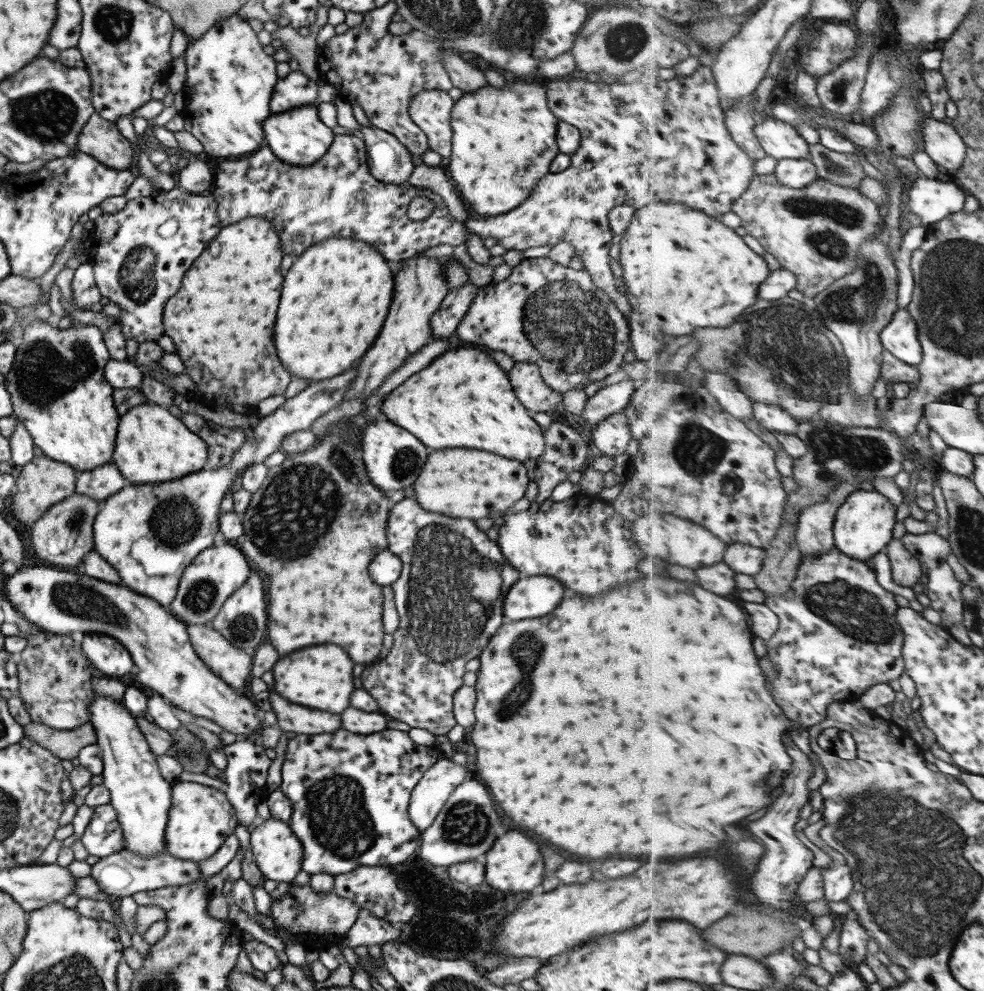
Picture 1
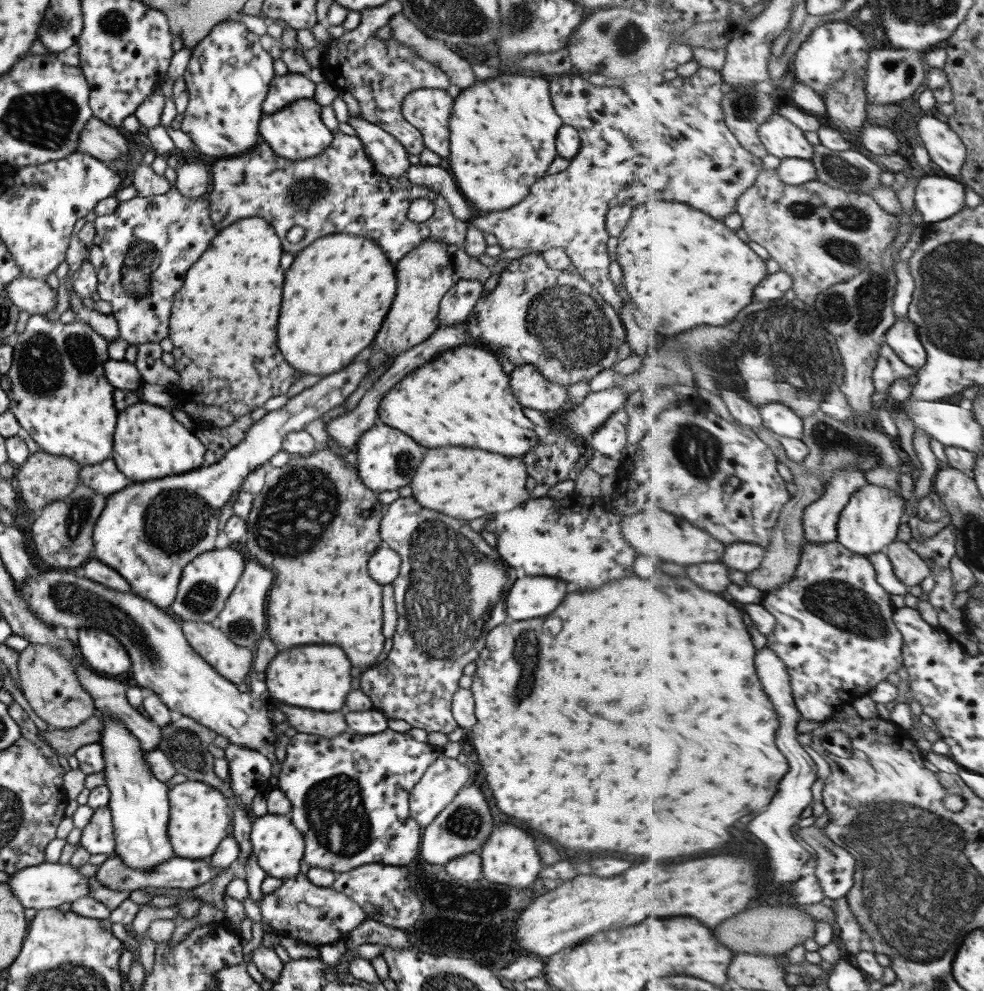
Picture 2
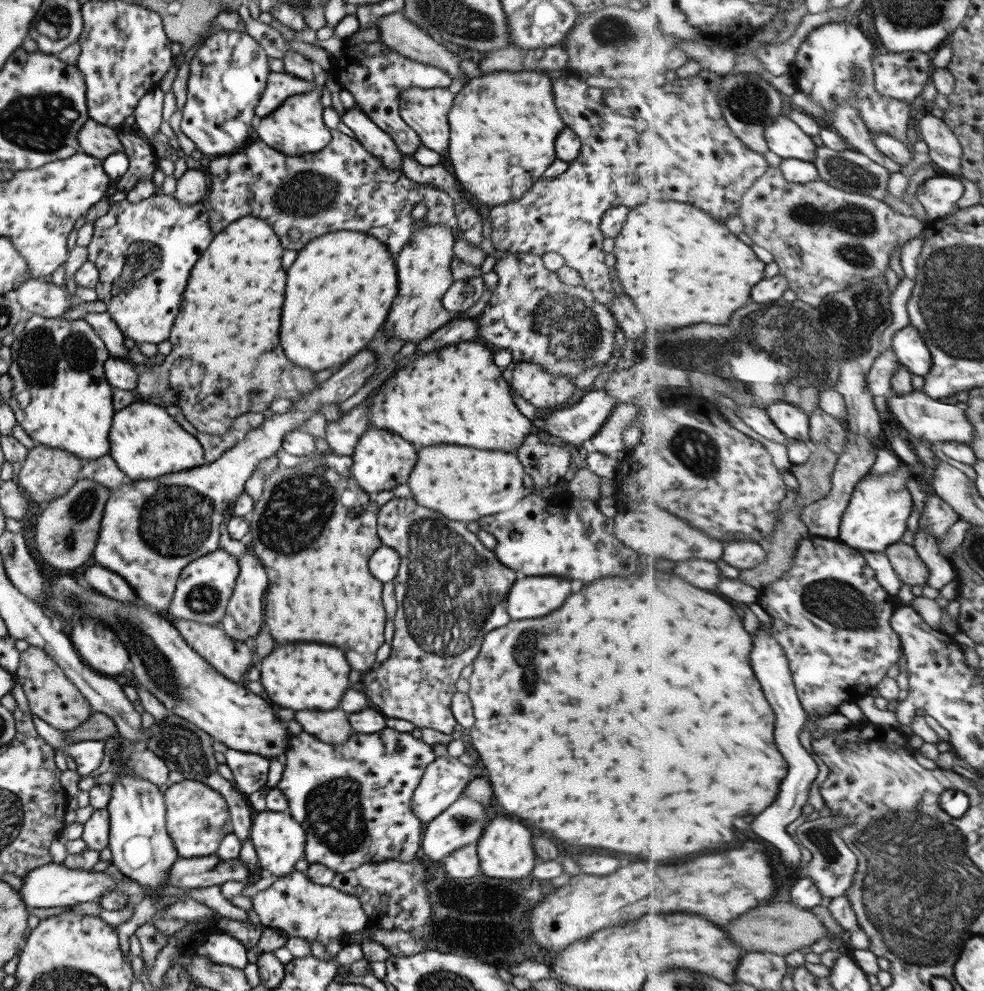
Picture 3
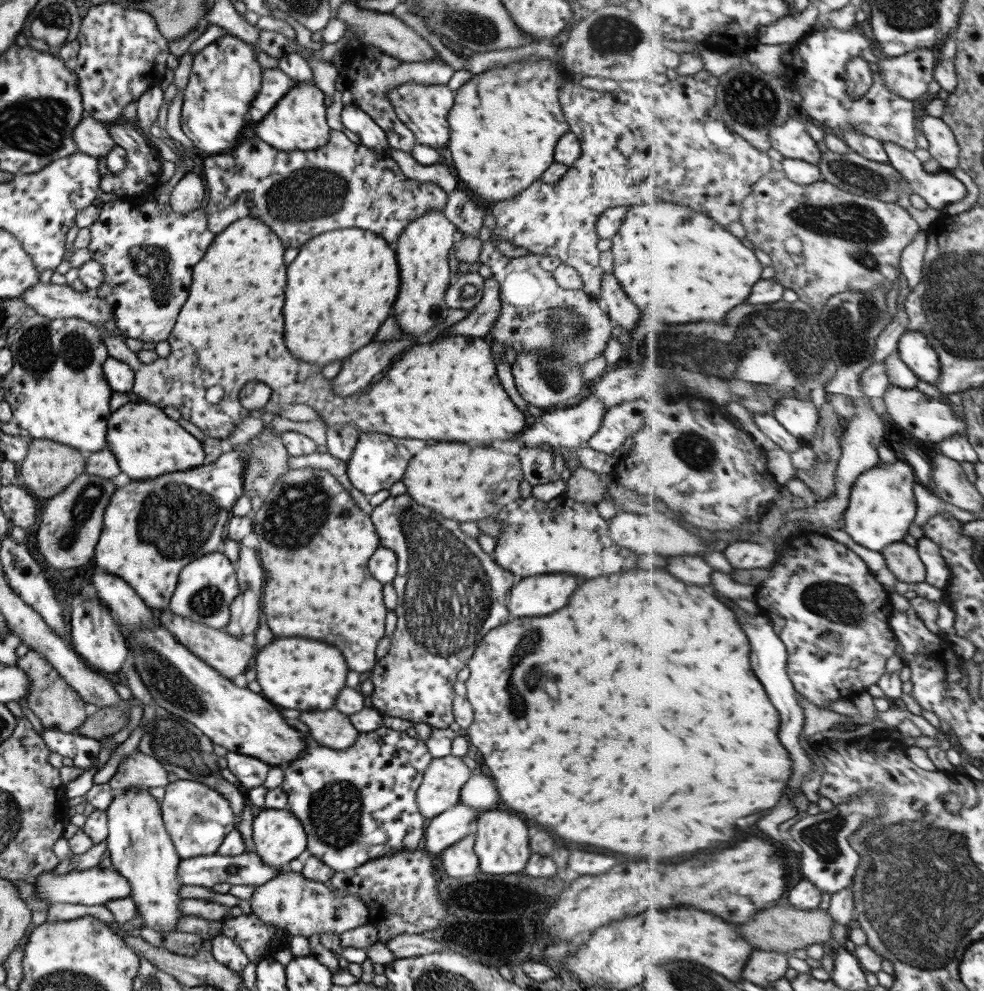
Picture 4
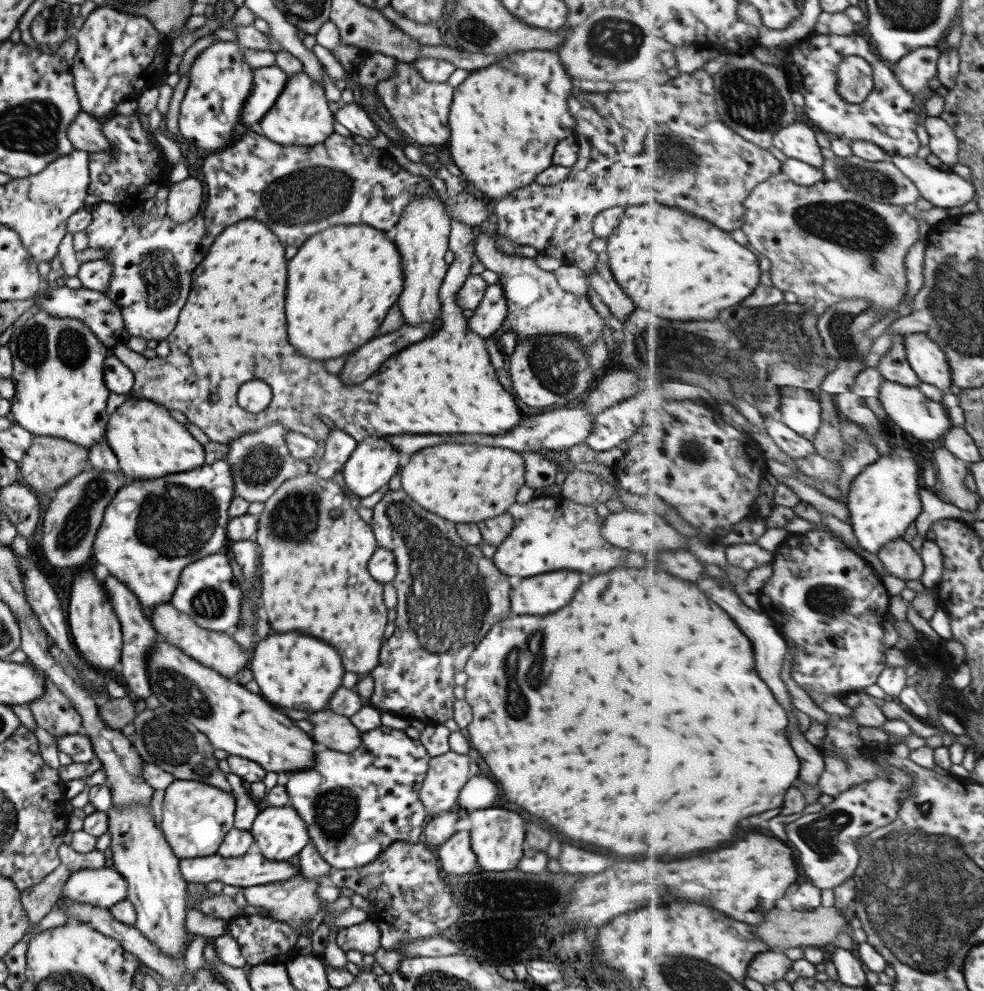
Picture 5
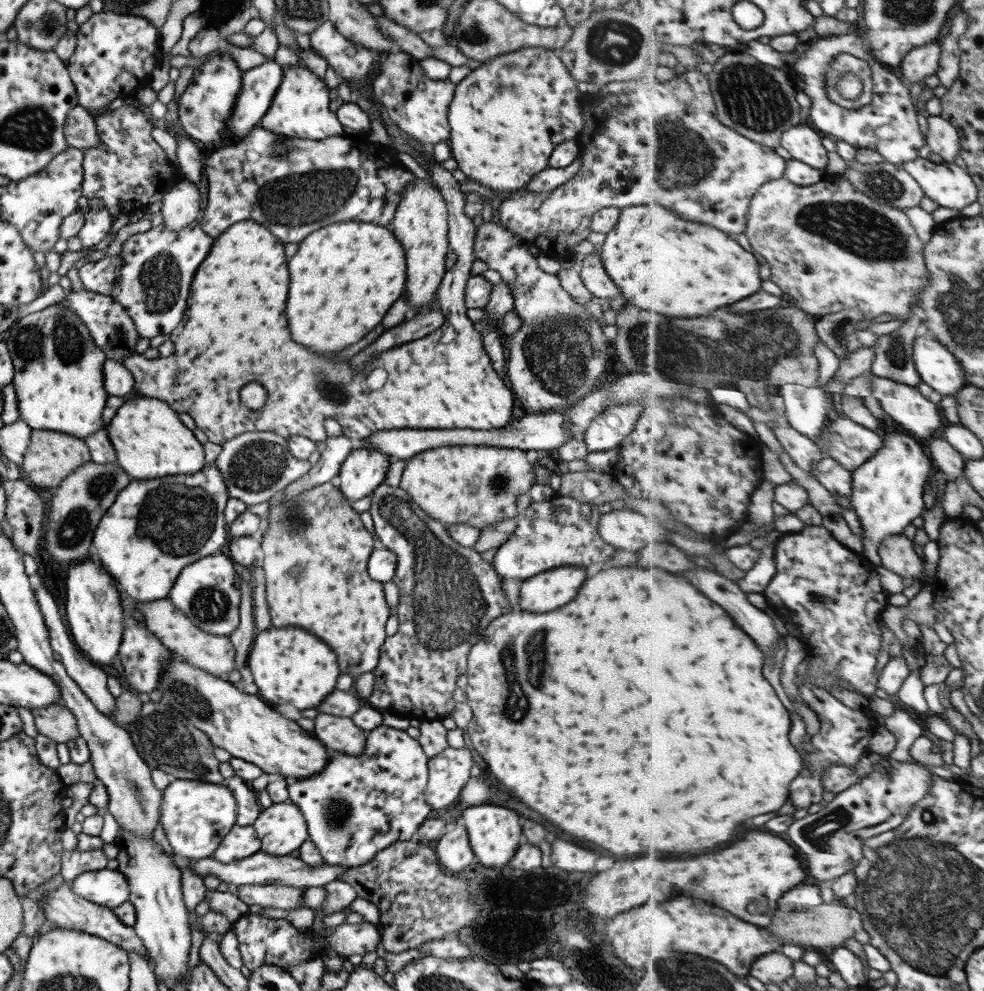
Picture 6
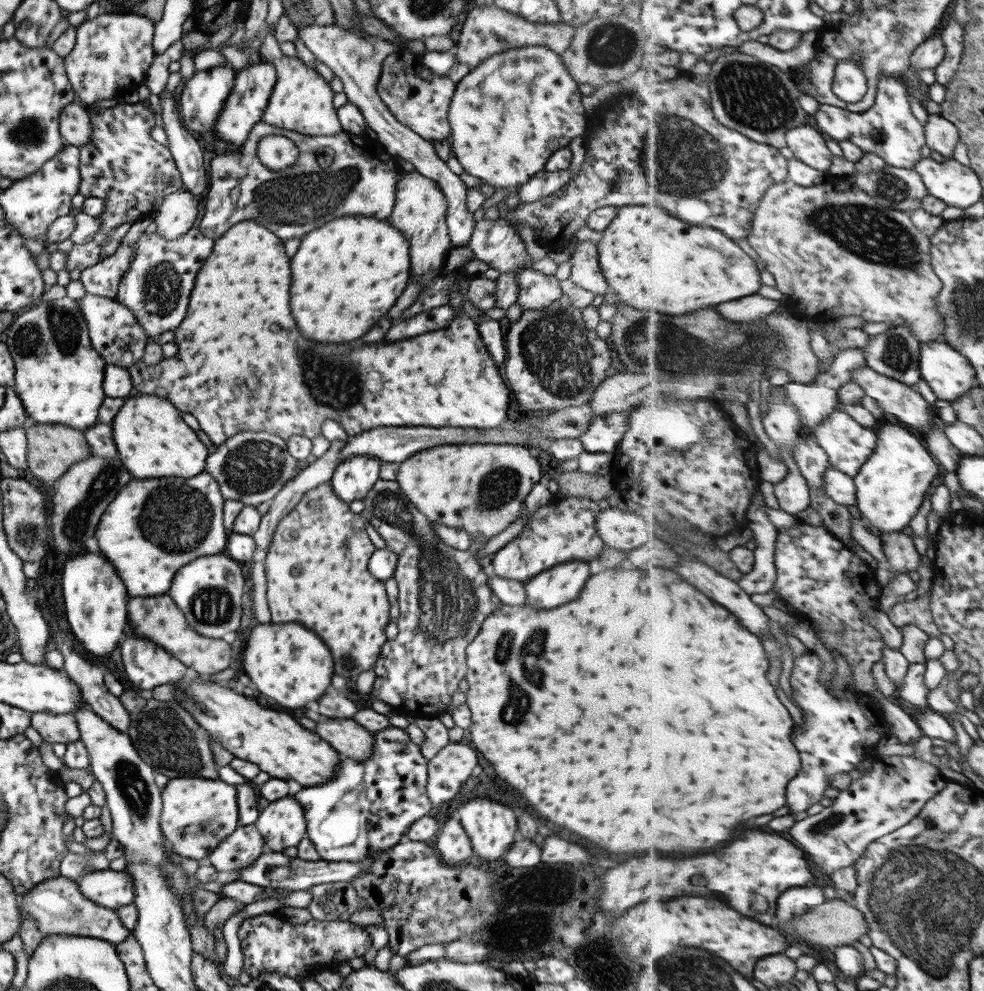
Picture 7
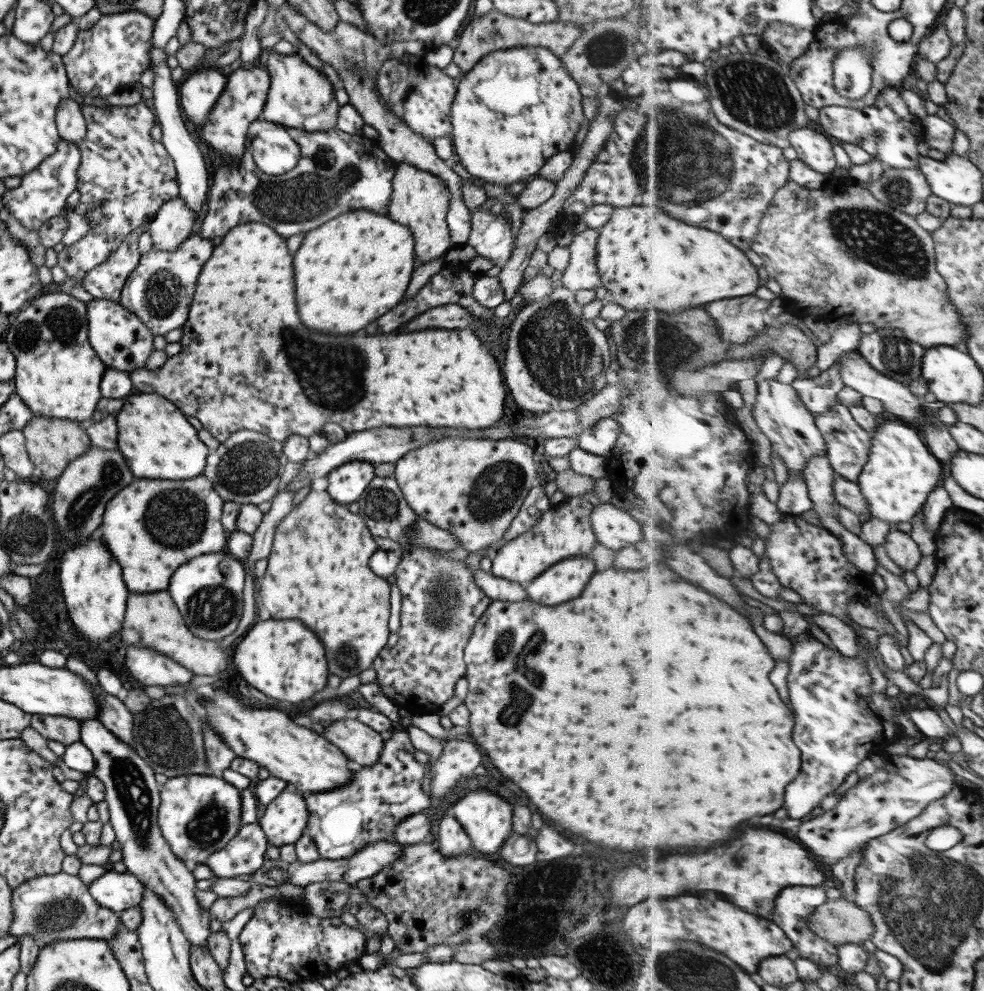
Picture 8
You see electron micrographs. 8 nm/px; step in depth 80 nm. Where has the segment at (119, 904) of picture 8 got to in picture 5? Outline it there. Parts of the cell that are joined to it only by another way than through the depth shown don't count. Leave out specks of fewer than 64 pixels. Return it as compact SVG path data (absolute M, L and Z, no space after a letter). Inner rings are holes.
M112 868L79 870L69 874L60 897L108 909L126 898L126 882Z

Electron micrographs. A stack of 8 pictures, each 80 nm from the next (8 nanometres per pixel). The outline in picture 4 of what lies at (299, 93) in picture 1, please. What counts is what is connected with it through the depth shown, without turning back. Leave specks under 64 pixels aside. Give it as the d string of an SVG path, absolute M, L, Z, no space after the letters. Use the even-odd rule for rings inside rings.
M262 68L261 86L256 92L256 97L250 102L247 110L247 120L252 123L260 121L269 111L273 110L276 102L288 92L296 83L280 69Z

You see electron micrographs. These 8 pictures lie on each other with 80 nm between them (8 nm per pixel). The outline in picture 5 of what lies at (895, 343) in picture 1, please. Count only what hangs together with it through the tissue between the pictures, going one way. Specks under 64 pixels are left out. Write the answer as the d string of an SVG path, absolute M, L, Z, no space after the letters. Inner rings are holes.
M925 333L905 336L905 348L911 366L923 383L933 385L942 392L954 389L950 358L937 342Z

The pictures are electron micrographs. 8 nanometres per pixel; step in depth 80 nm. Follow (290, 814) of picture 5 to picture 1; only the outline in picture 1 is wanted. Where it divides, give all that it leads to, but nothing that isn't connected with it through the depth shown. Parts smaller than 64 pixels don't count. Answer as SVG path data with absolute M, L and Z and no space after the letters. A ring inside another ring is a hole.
M270 816L263 818L263 822L259 826L250 830L249 847L255 867L265 880L291 883L300 871L302 847L291 832L288 822L281 822L281 820L275 820Z

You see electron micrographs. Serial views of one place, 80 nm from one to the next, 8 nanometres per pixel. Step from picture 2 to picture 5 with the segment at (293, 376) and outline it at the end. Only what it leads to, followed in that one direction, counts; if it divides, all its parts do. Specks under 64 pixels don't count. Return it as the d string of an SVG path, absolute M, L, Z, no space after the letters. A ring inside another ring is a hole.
M246 218L245 220L235 222L235 224L226 226L225 230L223 230L223 232L215 238L215 242L211 244L211 248L209 248L207 256L201 260L201 264L198 264L192 270L189 298L187 298L185 306L181 308L181 314L179 314L179 318L177 318L175 327L171 330L171 333L168 334L168 338L166 339L167 343L169 343L170 354L168 356L165 356L165 358L155 357L141 361L141 355L137 354L137 352L133 352L133 350L127 349L125 345L113 347L110 354L117 358L117 360L120 360L123 364L126 364L127 368L132 373L134 382L131 393L135 397L149 399L169 410L179 410L179 412L183 413L183 416L186 416L191 424L195 424L195 426L197 426L199 430L202 430L203 434L212 442L228 444L232 439L239 437L241 434L244 434L244 432L248 432L248 430L258 431L274 422L278 422L286 432L298 432L315 441L324 440L330 430L319 420L321 416L330 418L334 422L336 428L344 430L344 432L351 436L351 438L354 438L357 443L365 437L400 435L401 432L405 432L405 434L501 434L501 432L513 428L513 426L521 420L521 418L519 418L519 412L517 412L517 408L515 408L515 402L513 402L511 394L509 394L507 390L501 388L501 384L497 382L497 378L495 378L495 374L493 374L493 368L491 368L491 364L489 364L489 354L487 354L487 350L485 350L485 346L483 346L484 340L477 336L477 334L467 330L466 319L463 317L463 314L461 314L462 309L455 300L456 294L460 290L463 281L470 275L469 268L471 268L471 262L473 262L474 258L474 251L472 250L472 242L474 242L473 232L473 228L467 226L465 223L450 219L448 250L453 254L453 257L448 263L448 269L444 274L438 290L438 299L440 300L441 308L441 328L439 328L437 332L433 332L429 338L415 342L415 346L409 344L407 348L403 348L403 350L397 354L397 360L395 360L395 356L389 356L389 358L383 362L383 366L377 370L377 376L369 376L369 378L363 380L361 384L355 384L355 386L345 386L345 384L341 384L338 374L327 374L327 372L325 372L324 363L322 361L311 360L311 358L301 356L301 354L287 342L287 336L285 336L285 318L283 318L285 264L287 264L287 260L283 258L283 246L281 246L279 240L275 238L275 234L271 234L271 230L263 223L251 220L251 218ZM249 380L261 380L262 382L265 382L271 390L269 404L261 410L261 412L256 412L255 414L243 410L236 403L236 392L239 389L239 386ZM377 380L381 380L381 382L377 384ZM211 394L217 394L217 400L210 400L209 396L211 396Z

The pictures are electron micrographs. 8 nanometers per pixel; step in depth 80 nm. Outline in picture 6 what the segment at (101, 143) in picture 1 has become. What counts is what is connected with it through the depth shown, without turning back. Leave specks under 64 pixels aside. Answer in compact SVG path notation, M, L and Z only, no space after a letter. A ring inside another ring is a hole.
M73 106L67 112L67 119L63 123L62 133L69 147L85 150L100 143L93 114L81 106Z

